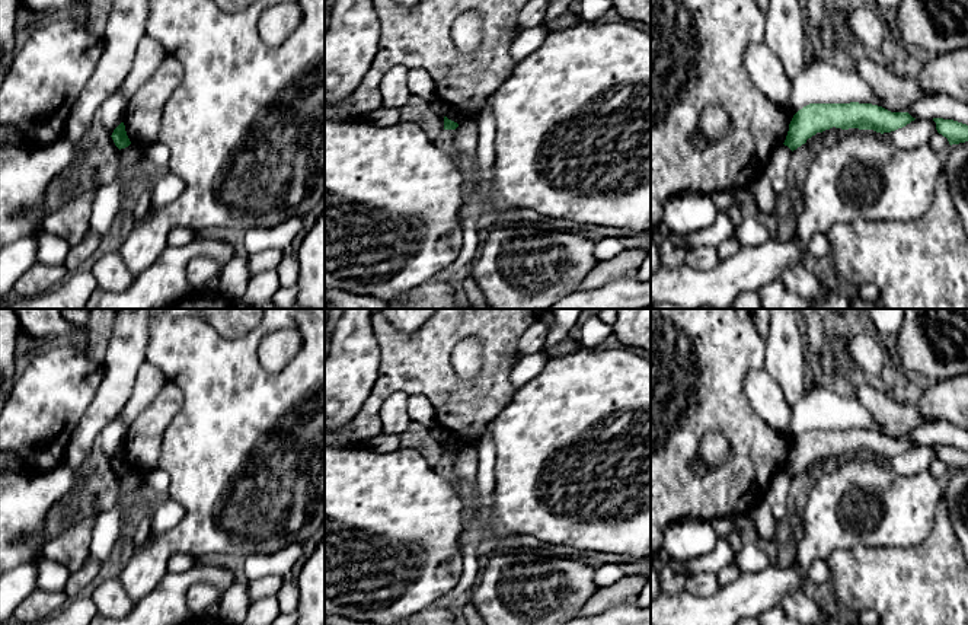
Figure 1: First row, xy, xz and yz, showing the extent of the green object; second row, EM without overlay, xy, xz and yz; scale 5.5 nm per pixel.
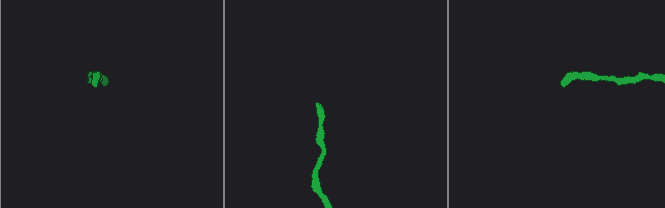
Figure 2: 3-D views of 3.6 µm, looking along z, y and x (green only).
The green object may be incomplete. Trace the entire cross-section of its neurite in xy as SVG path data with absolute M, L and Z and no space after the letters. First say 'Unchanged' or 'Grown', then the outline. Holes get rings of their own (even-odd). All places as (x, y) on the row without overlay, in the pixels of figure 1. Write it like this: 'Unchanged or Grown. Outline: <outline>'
Unchanged. Outline: M121 449L112 459L112 466L115 469L115 472L121 476L121 475L125 475L131 471L128 462L127 462L127 457L125 457L125 452L124 449Z

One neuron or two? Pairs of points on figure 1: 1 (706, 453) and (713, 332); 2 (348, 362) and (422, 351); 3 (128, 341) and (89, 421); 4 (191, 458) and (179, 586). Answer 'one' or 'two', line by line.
1: two
2: two
3: one
4: two

